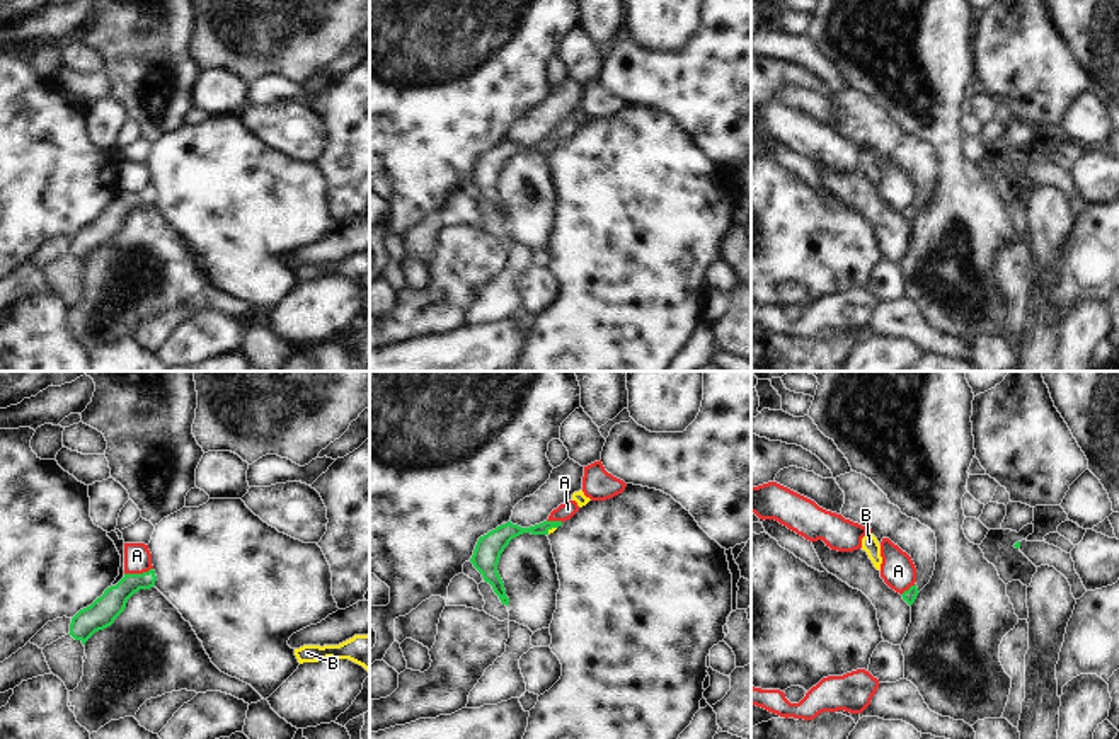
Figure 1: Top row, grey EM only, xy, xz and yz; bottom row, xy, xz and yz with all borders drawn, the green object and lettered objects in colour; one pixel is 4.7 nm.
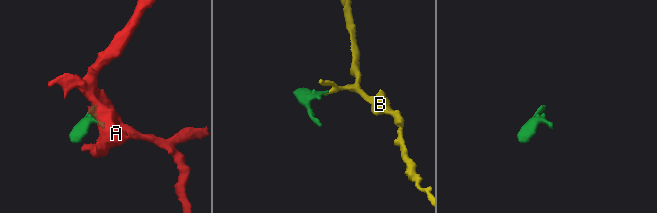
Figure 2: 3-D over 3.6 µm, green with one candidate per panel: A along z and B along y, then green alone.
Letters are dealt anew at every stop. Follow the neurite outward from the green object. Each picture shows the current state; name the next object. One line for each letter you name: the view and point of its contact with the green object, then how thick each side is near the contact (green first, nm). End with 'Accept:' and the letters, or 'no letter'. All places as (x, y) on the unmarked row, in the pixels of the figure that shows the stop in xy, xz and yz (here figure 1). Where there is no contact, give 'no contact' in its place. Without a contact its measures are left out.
B: contact xz (550, 147); calibres 100 and 20 nm
Accept: B

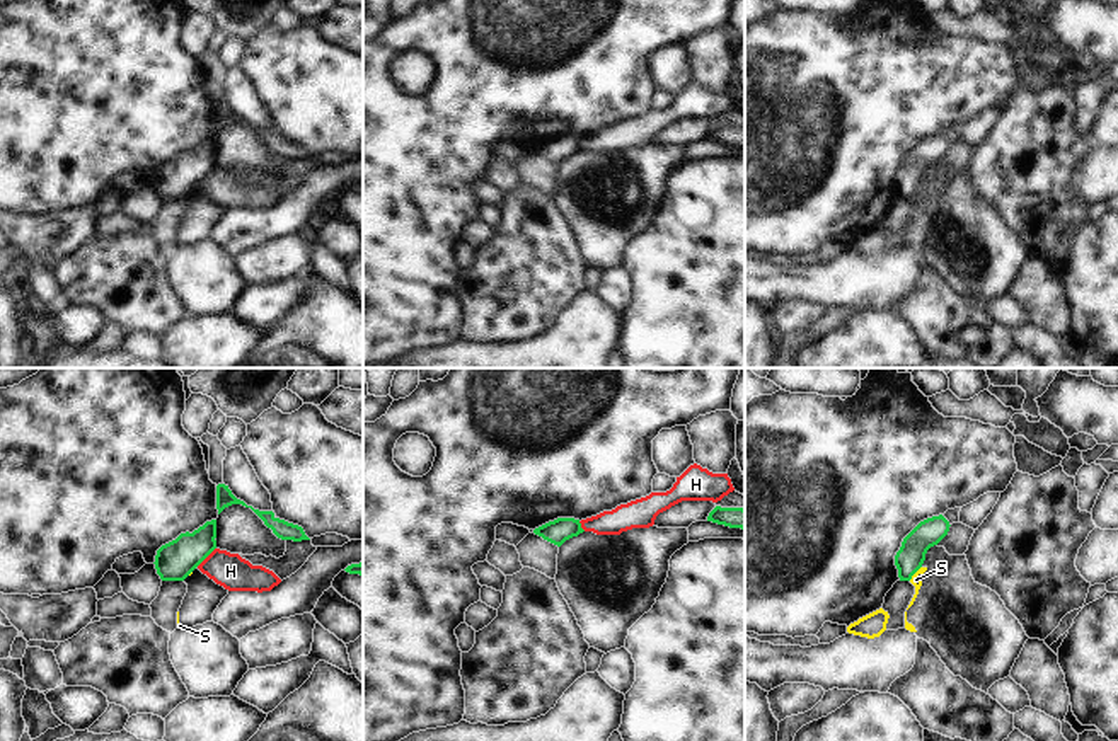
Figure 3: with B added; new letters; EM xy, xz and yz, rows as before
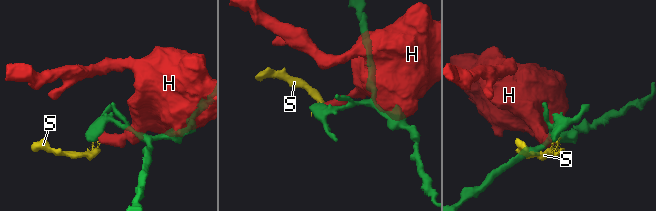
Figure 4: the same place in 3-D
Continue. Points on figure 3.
Accept: no letter

